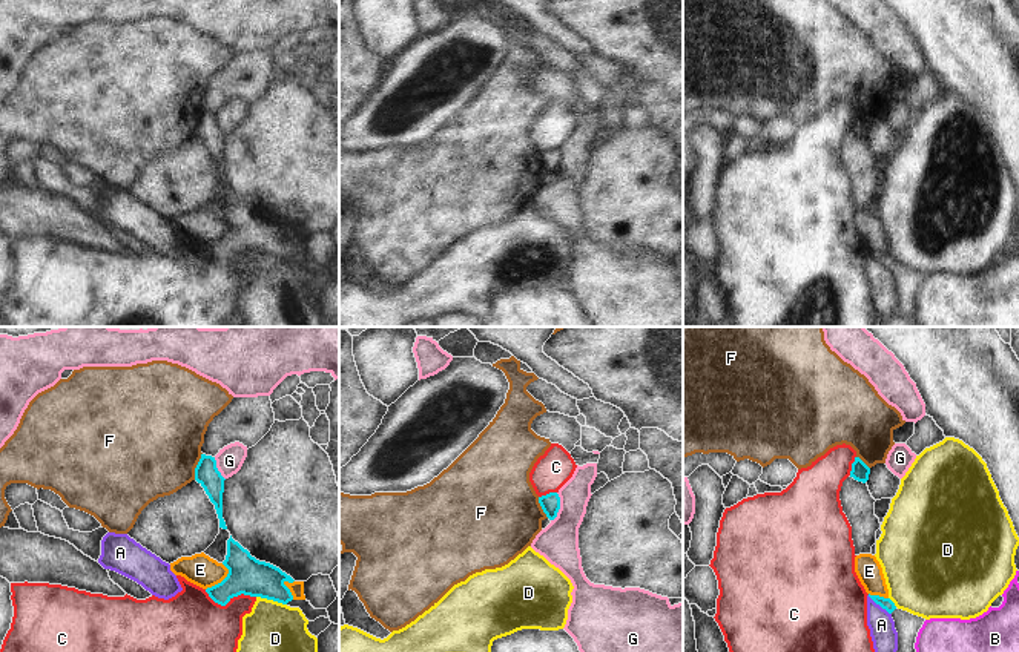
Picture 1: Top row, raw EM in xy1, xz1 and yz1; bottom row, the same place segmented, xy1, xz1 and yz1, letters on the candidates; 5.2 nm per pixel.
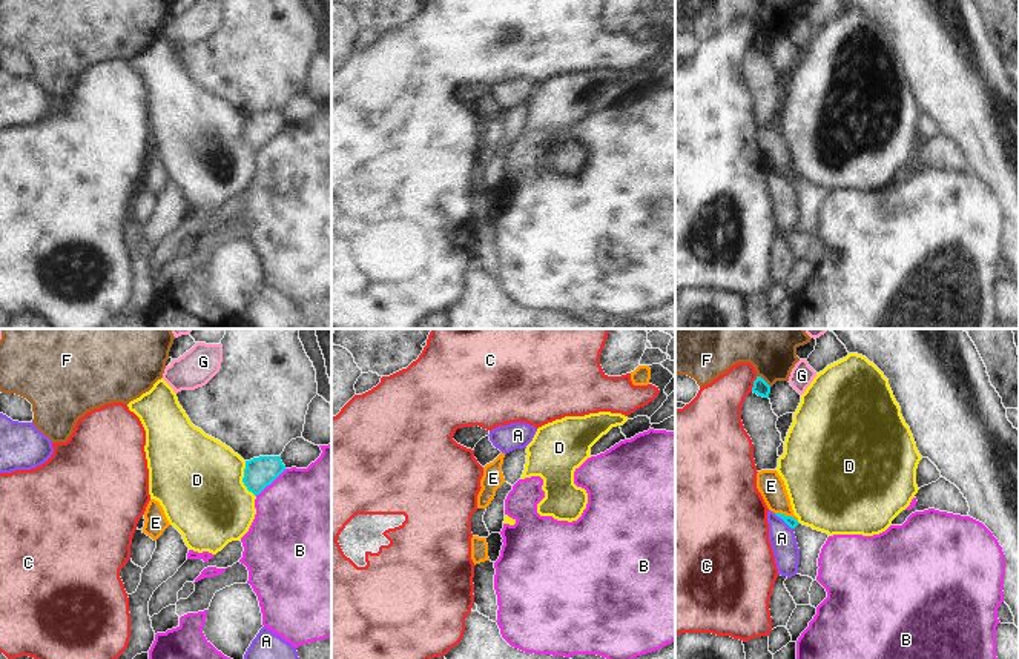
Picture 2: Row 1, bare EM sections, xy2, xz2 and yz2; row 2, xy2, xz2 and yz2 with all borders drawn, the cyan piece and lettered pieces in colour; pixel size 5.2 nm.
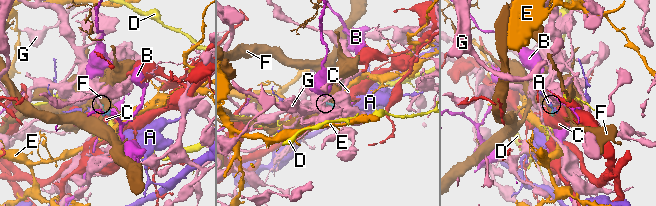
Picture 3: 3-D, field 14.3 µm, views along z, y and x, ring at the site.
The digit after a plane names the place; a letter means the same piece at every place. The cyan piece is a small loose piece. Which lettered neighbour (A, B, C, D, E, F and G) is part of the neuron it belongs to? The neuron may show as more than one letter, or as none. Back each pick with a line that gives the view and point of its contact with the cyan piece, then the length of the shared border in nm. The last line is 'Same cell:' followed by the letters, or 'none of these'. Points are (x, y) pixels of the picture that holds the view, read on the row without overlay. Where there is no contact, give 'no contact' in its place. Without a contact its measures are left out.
Same cell: none of these

